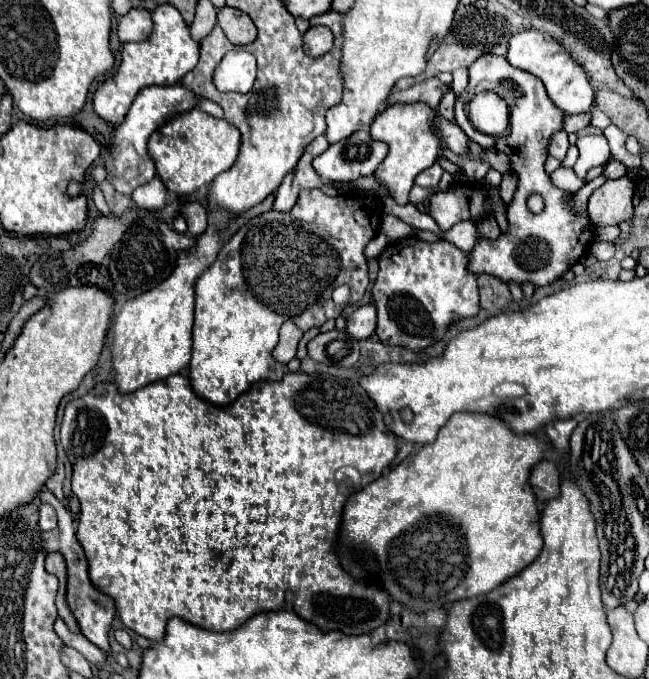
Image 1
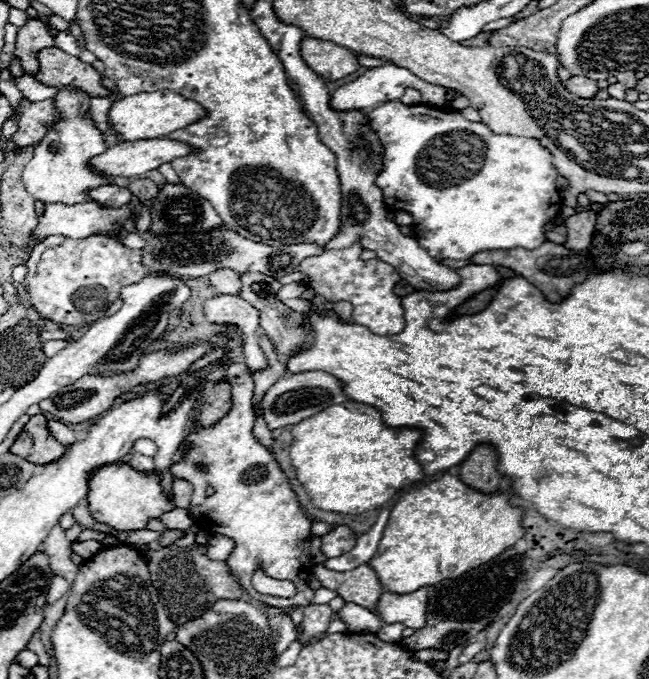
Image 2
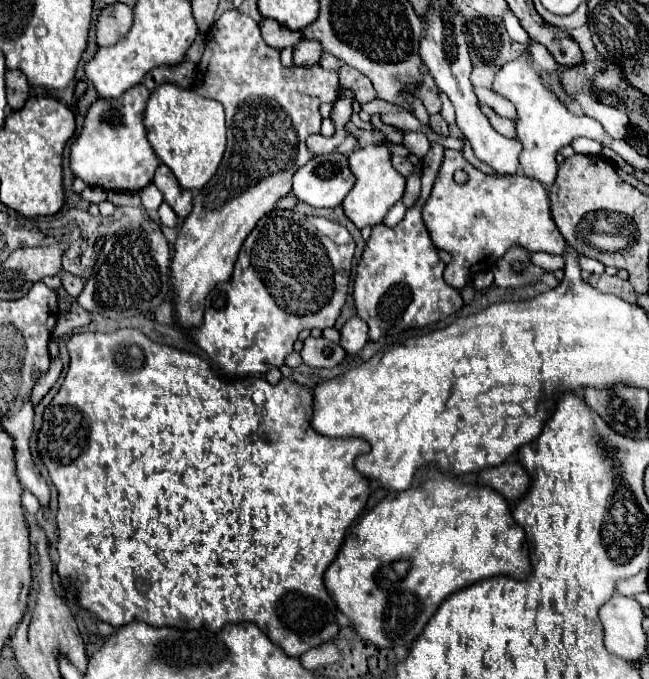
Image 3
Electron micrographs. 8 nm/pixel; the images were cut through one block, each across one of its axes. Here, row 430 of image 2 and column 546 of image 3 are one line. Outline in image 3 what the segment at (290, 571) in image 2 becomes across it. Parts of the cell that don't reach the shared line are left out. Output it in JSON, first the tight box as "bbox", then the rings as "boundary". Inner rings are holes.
{"bbox":[426,150,566,290],"boundary":[[[446,150],[446,154],[444,154],[444,162],[440,166],[440,172],[438,172],[434,188],[432,188],[432,200],[428,202],[426,228],[428,228],[430,238],[436,244],[436,248],[442,248],[452,256],[450,264],[446,264],[444,280],[458,290],[462,290],[474,274],[482,272],[483,269],[491,271],[497,262],[496,260],[502,258],[504,252],[510,250],[512,246],[522,246],[528,252],[548,252],[548,254],[562,254],[566,248],[566,240],[560,234],[560,230],[556,228],[554,218],[550,214],[548,192],[540,182],[536,182],[528,176],[522,176],[522,174],[492,178],[492,176],[476,170],[458,150]],[[456,170],[468,172],[470,180],[466,184],[456,184],[452,178],[452,174]],[[524,202],[528,202],[532,206],[524,208]]]}

